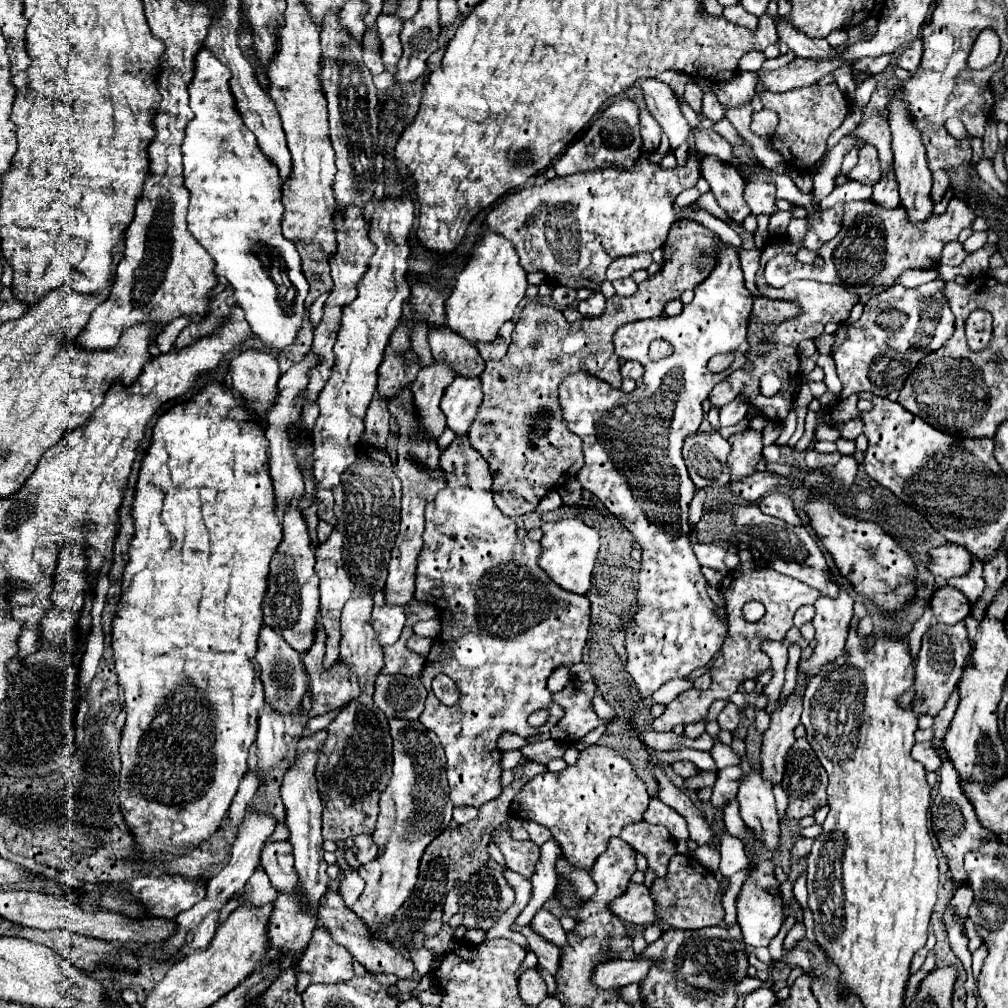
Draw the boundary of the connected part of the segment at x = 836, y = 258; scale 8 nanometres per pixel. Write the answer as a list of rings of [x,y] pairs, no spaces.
[[[872,198],[852,200],[844,204],[844,224],[838,236],[834,236],[818,250],[818,254],[826,262],[824,268],[802,264],[794,256],[778,254],[766,264],[764,278],[770,286],[776,288],[792,280],[806,278],[806,280],[838,284],[856,296],[866,296],[876,286],[894,284],[900,278],[900,274],[908,268],[922,268],[922,270],[938,268],[942,248],[948,242],[958,240],[958,234],[964,228],[970,228],[974,218],[976,214],[968,210],[968,206],[962,200],[956,198],[950,200],[948,210],[942,216],[932,214],[928,222],[920,222],[920,224],[912,224],[912,220],[908,220],[908,210],[904,206],[880,208],[880,204],[876,204]]]

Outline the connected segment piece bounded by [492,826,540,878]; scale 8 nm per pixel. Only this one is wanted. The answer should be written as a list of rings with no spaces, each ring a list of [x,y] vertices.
[[[496,826],[492,830],[492,840],[504,854],[508,868],[522,874],[524,878],[532,878],[536,864],[540,860],[540,848],[536,848],[530,840],[526,840],[526,842],[512,840],[510,832],[502,830],[500,826]]]

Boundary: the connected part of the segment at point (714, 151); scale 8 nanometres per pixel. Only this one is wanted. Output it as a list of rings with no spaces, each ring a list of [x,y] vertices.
[[[702,118],[700,126],[698,126],[700,132],[696,134],[696,148],[698,148],[698,152],[702,156],[716,156],[722,162],[730,164],[730,160],[732,160],[732,146],[728,144],[728,140],[724,140],[716,132],[712,132],[710,126],[712,126],[712,120]]]

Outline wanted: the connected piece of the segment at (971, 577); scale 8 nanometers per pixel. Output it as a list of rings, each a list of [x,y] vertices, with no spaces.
[[[974,558],[974,564],[972,564],[972,570],[962,576],[962,578],[954,578],[954,580],[948,580],[950,586],[962,590],[970,602],[976,602],[984,590],[984,578],[982,578],[982,560]]]

